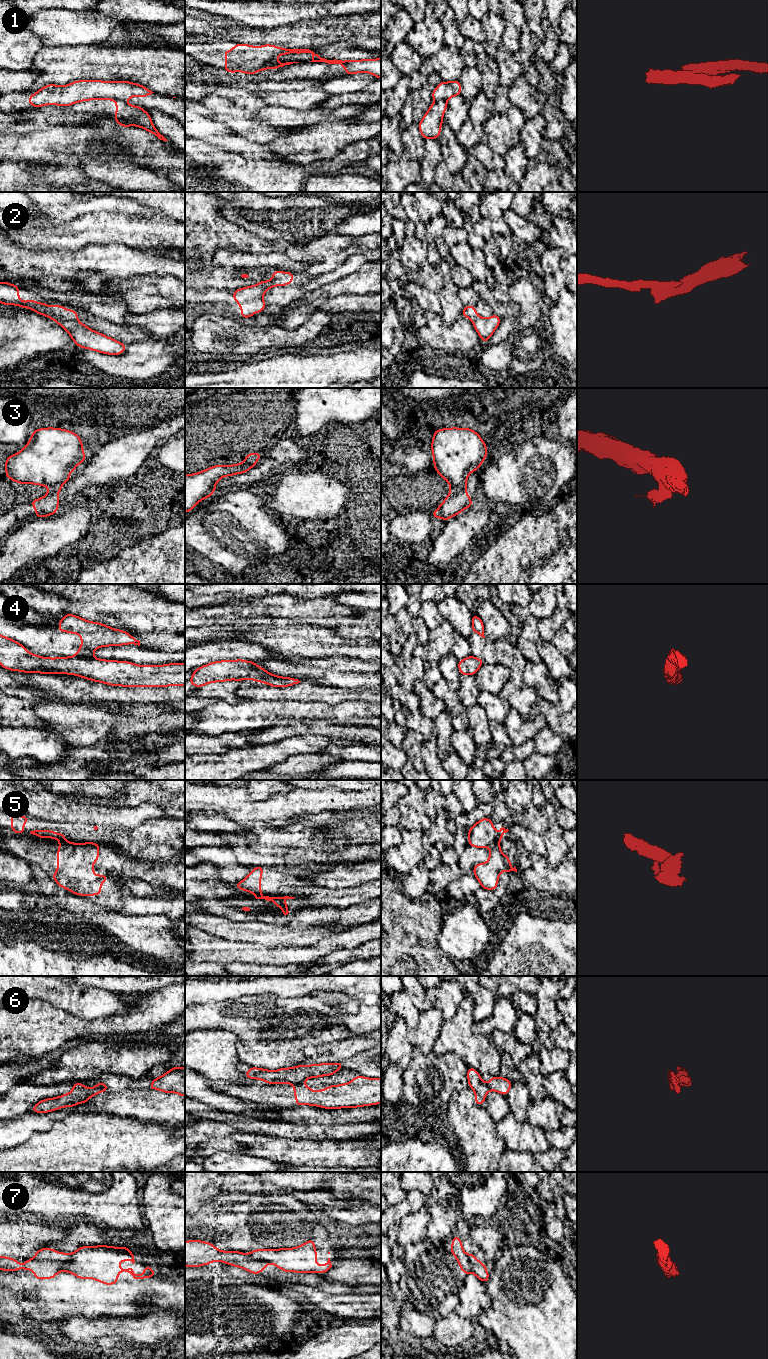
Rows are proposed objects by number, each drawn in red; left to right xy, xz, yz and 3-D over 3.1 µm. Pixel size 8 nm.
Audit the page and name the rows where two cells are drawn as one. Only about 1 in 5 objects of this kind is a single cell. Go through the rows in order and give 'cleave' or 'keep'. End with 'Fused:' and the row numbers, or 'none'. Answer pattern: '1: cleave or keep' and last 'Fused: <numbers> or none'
1: cleave
2: cleave
3: cleave
4: cleave
5: cleave
6: cleave
7: cleave
Fused: 1, 2, 3, 4, 5, 6, 7

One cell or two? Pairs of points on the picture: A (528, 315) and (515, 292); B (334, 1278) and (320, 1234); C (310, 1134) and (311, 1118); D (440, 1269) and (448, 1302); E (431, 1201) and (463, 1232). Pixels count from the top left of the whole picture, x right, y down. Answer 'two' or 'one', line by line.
A: one
B: two
C: two
D: one
E: two

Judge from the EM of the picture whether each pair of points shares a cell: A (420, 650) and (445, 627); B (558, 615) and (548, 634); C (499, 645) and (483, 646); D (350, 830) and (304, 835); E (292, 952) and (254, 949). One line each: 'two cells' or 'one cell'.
A: one cell
B: one cell
C: two cells
D: one cell
E: one cell

